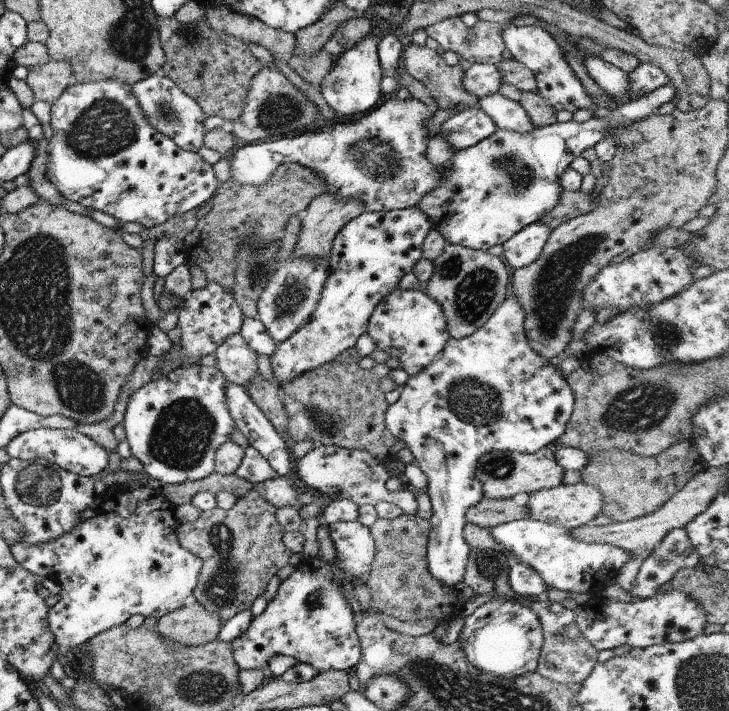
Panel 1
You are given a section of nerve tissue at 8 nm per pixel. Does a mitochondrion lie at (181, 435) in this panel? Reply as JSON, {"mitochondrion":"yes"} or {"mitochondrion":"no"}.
{"mitochondrion":"yes"}

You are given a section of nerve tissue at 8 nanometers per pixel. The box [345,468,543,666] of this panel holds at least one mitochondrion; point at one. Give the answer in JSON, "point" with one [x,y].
{"point":[490,567]}

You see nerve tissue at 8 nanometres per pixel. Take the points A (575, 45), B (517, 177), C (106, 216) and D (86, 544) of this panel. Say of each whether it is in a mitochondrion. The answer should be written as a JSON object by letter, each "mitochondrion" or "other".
{"A":"other","B":"mitochondrion","C":"other","D":"other"}

